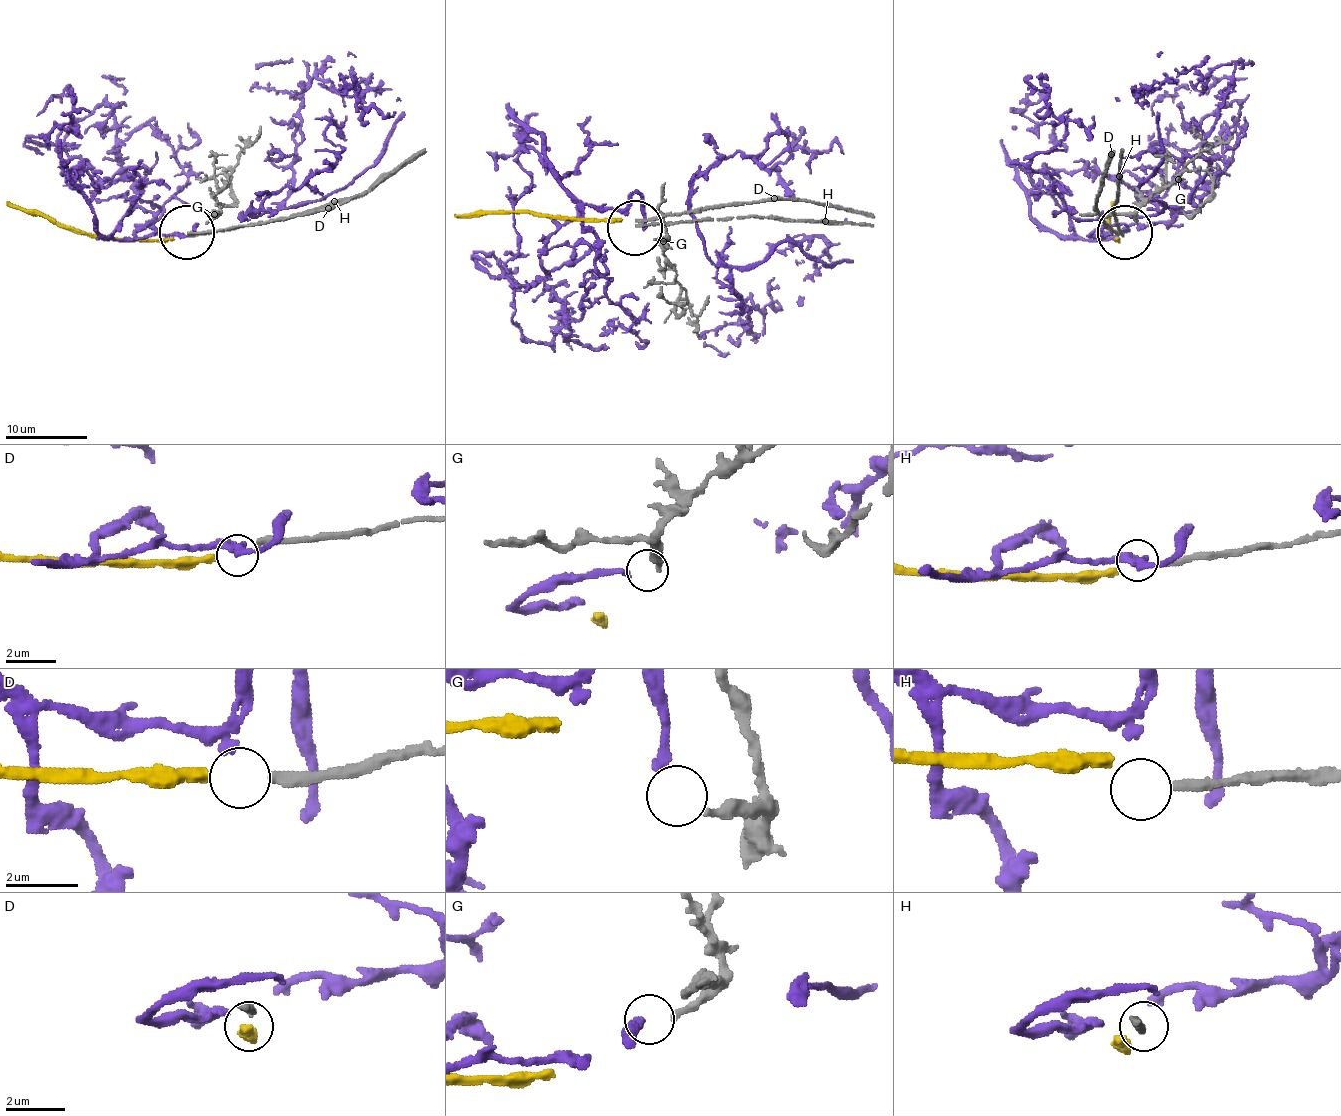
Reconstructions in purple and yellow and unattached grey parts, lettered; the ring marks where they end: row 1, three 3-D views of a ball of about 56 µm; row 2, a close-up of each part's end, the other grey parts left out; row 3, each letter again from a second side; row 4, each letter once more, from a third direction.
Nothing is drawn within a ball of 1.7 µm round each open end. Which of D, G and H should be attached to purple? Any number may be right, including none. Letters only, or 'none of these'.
G

